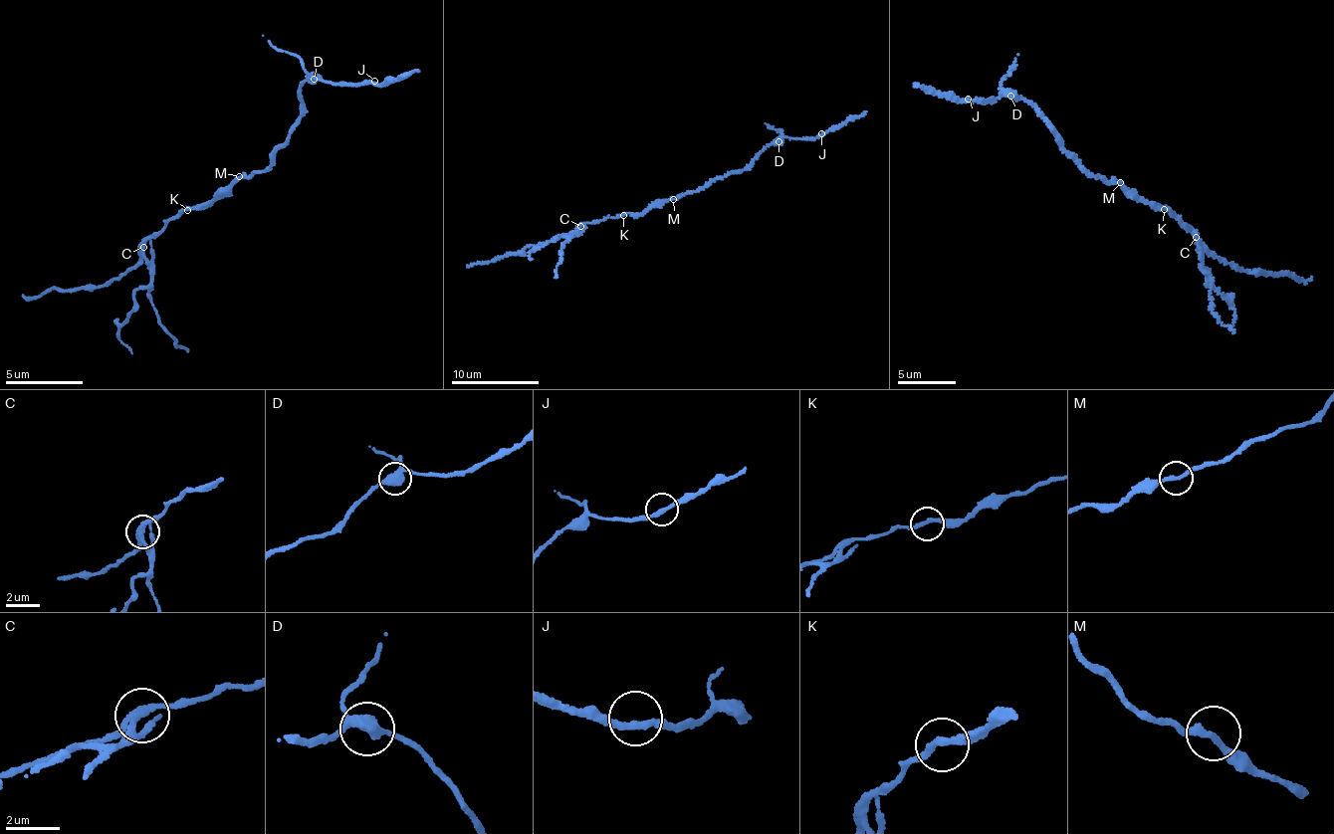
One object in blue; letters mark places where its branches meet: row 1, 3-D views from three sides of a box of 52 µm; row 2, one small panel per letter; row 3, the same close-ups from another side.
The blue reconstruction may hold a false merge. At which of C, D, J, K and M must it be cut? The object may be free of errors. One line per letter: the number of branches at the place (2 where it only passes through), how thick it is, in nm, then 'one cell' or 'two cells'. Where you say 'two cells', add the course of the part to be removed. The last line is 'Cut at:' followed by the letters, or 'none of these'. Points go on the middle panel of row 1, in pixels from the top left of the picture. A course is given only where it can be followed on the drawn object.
C: 3 | 190 nm | two cells | (580, 226), (570, 237), (553, 240), (531, 252), (530, 260)
D: 3 | 360 nm | one cell
J: 2 | 240 nm | one cell
K: 2 | 240 nm | one cell
M: 2 | 240 nm | one cell
Cut at: C

